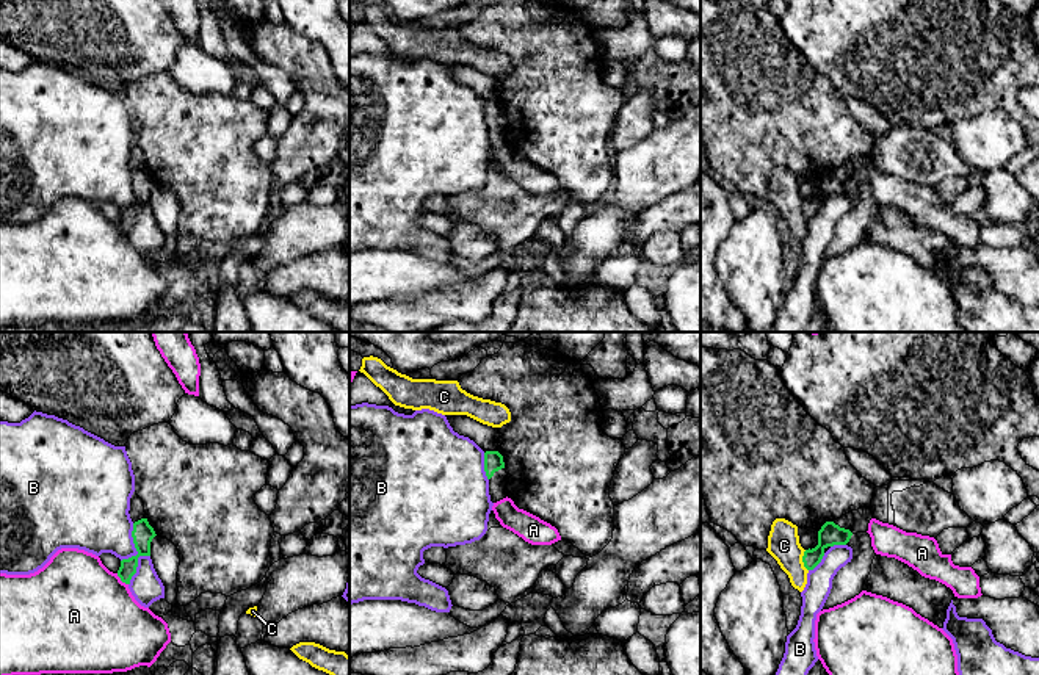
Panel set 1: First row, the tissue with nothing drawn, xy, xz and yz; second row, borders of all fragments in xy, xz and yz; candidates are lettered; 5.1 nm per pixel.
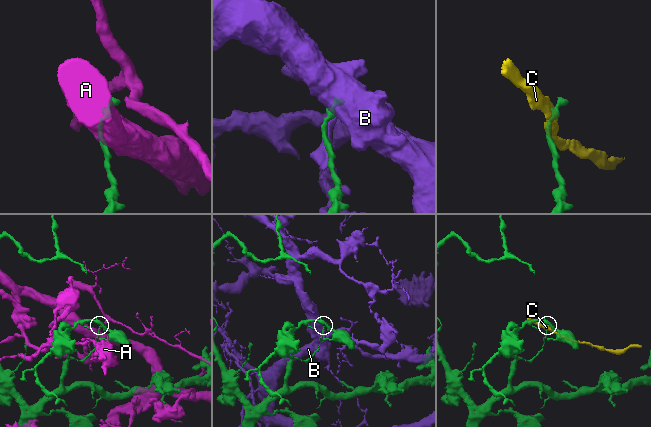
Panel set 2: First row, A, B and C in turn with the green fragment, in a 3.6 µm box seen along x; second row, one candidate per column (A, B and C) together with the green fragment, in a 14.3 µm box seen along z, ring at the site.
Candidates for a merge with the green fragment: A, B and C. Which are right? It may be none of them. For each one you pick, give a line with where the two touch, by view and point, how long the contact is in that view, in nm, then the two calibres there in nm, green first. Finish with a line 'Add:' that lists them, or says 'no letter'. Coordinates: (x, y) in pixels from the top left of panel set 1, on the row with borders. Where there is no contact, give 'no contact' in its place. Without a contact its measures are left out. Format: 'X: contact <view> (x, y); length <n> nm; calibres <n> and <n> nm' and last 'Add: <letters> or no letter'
Add: no letter

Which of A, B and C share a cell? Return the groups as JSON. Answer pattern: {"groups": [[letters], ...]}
{"groups": [["A"], ["B"], ["C"]]}

